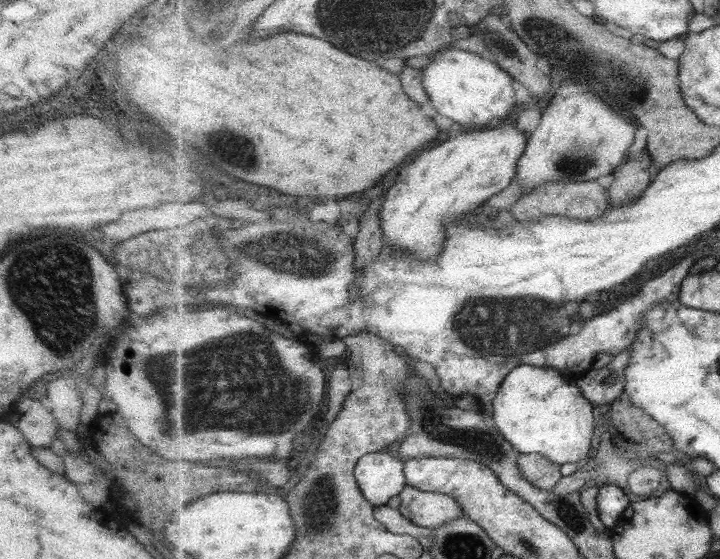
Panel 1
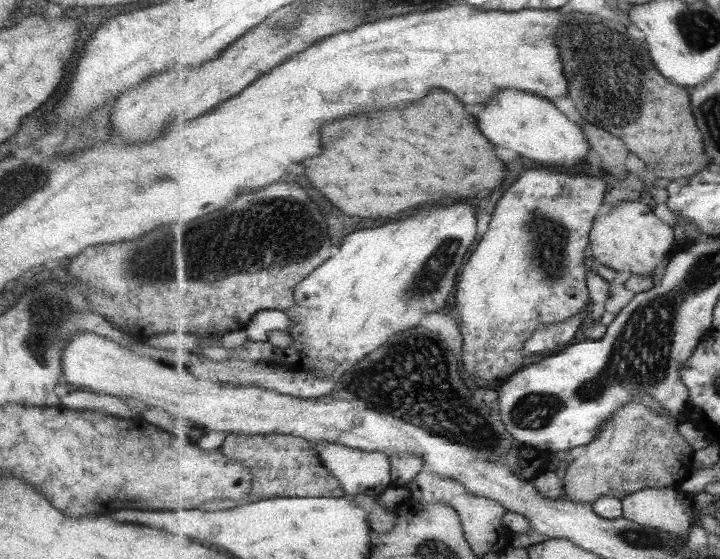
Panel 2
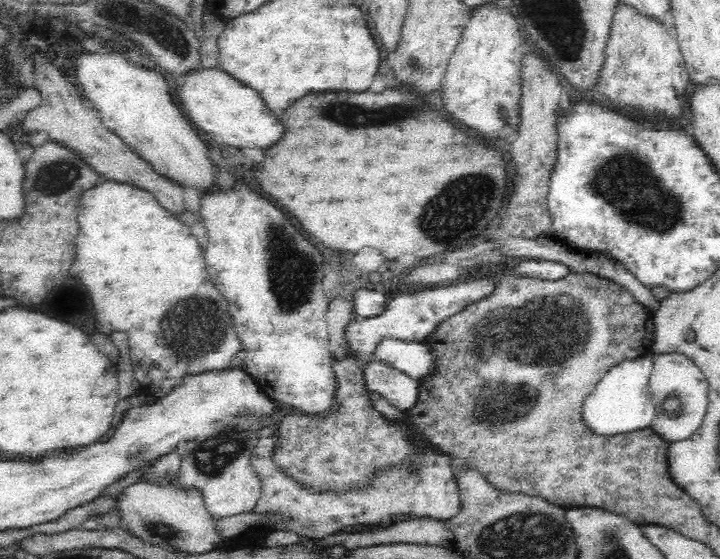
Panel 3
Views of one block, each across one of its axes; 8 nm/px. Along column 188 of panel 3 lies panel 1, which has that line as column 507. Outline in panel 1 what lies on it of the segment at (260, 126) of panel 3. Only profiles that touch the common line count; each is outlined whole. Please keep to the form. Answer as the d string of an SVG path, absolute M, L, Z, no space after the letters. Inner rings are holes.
M463 49L444 50L424 69L423 84L439 114L465 126L489 126L491 120L507 121L515 112L513 77L495 60Z

